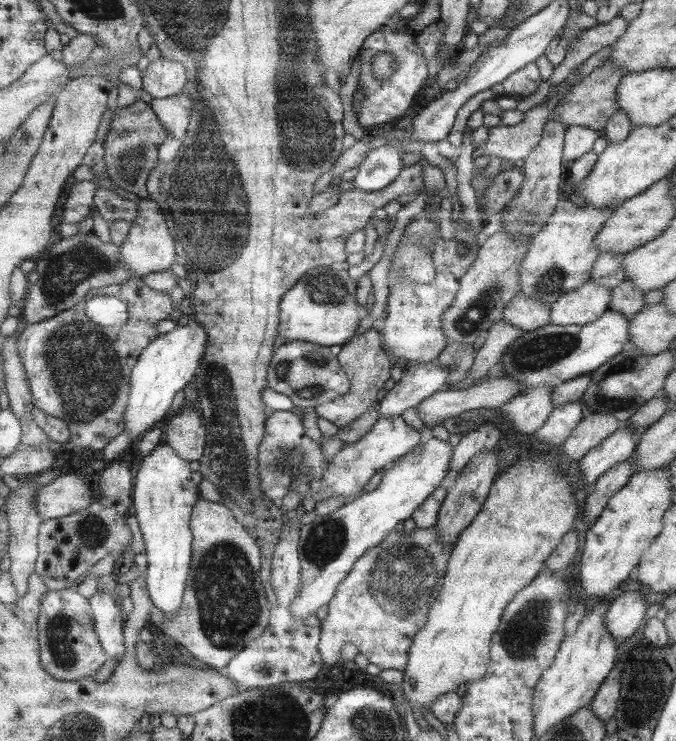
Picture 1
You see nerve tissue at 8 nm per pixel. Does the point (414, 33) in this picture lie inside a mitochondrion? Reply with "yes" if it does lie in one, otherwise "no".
no

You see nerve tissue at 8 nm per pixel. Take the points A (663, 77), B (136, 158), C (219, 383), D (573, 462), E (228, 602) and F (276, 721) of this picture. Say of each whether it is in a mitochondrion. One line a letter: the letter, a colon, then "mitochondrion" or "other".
A: other
B: mitochondrion
C: mitochondrion
D: other
E: mitochondrion
F: mitochondrion

